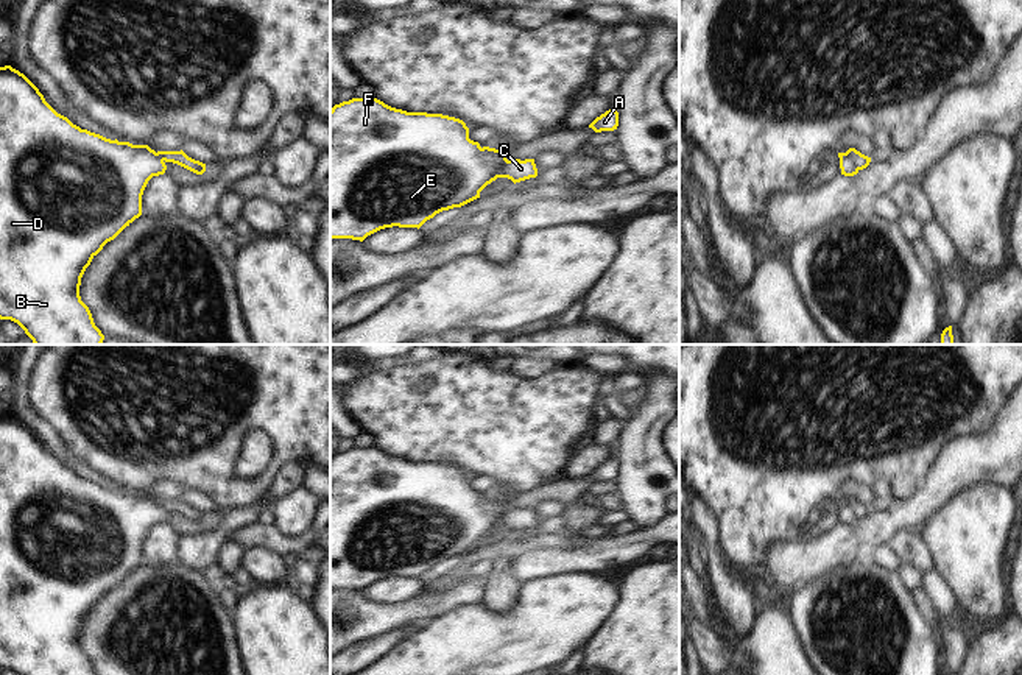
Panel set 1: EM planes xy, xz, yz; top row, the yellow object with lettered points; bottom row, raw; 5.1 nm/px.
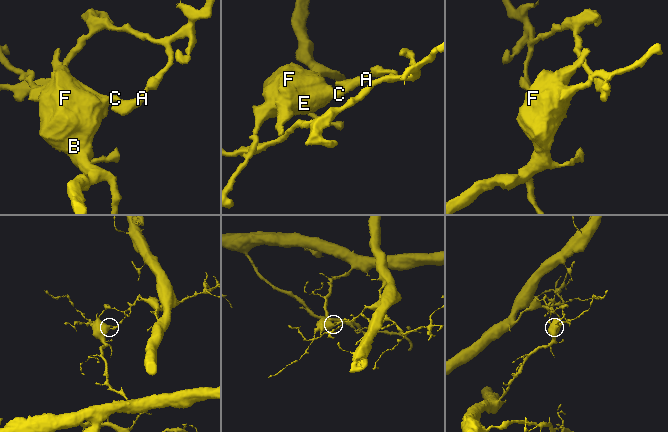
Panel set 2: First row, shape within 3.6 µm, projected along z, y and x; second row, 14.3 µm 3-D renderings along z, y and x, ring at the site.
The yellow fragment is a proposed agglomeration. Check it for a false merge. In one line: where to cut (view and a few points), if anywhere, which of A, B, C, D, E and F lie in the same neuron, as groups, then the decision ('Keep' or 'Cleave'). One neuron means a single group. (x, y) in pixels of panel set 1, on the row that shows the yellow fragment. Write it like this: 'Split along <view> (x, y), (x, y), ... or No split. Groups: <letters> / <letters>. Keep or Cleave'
Split along xz (507, 159), (496, 176). Groups: A C / B D E F. Cleave.

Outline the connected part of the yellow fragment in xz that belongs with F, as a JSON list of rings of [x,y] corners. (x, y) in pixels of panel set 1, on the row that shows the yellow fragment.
[[[352,98],[330,109],[330,239],[363,242],[385,228],[421,228],[442,210],[461,207],[497,179],[506,162],[502,150],[480,147],[469,139],[469,128],[460,118],[407,112],[377,98]]]

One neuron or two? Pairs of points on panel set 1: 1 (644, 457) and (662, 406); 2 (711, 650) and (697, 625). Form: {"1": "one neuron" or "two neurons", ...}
{"1": "one neuron", "2": "one neuron"}

